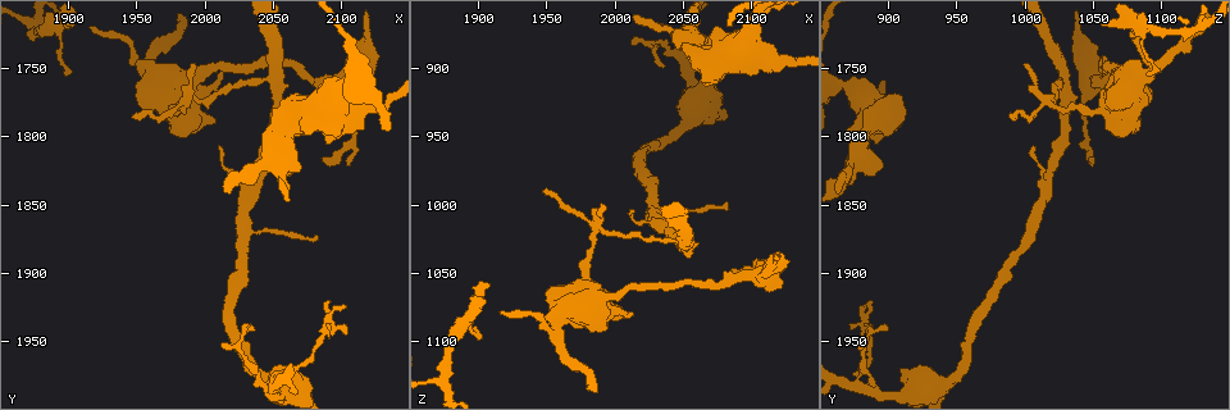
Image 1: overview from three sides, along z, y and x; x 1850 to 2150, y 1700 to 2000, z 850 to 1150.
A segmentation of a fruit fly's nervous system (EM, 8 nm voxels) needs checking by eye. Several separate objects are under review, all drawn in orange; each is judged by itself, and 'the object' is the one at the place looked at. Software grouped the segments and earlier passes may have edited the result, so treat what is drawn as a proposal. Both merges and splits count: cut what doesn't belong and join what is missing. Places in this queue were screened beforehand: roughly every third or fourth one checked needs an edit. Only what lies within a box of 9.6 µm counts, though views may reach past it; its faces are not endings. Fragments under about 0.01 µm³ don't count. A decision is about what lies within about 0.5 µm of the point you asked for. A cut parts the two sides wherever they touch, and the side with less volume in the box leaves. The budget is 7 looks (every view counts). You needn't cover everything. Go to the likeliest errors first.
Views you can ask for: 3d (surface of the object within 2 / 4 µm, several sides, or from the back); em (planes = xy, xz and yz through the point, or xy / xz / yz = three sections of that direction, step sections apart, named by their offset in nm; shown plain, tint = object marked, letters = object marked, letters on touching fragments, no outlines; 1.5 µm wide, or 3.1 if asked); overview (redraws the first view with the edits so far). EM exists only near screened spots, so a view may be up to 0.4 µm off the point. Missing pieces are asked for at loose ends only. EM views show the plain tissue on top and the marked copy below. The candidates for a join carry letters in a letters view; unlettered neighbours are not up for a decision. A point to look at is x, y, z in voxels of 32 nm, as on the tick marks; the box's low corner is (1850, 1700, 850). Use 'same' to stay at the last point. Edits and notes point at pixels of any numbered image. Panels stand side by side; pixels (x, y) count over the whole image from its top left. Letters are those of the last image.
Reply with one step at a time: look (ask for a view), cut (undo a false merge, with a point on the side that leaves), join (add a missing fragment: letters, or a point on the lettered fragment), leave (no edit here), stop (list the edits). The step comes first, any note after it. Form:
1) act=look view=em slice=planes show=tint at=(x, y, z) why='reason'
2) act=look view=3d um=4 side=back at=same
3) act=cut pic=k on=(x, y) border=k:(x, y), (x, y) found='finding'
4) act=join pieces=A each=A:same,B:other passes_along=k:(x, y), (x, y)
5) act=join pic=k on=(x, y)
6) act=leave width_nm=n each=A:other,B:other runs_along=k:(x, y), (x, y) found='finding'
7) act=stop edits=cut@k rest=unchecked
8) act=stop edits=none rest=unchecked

act=look view=em slice=xy step=4 show=tint at=(1988, 1774, 1016) why='three arms meet'

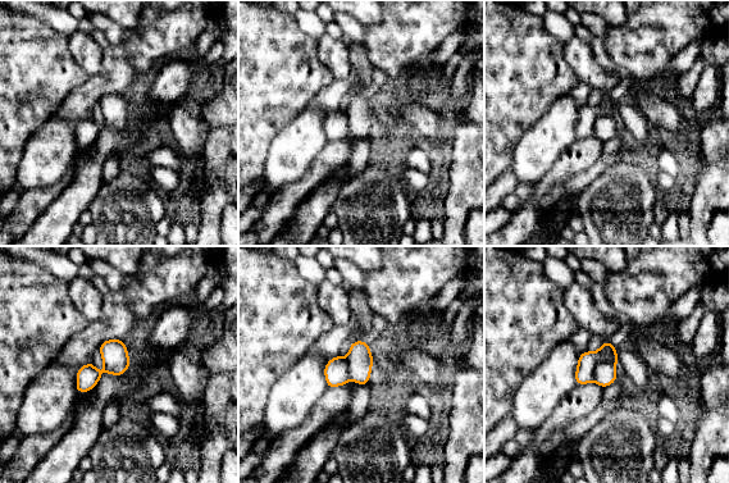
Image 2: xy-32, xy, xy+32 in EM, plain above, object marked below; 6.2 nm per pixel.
act=look view=em slice=xy step=4 show=letters at=same

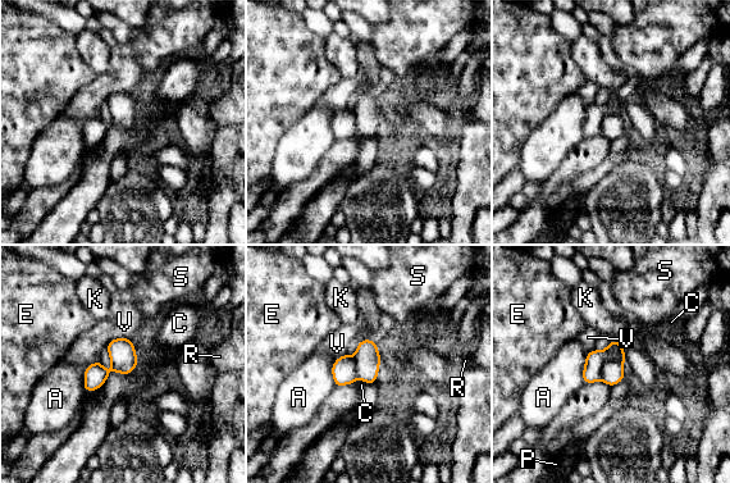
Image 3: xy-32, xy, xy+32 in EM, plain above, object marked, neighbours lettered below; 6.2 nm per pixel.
act=cut pic=3 on=(594, 360) each=A:other,C:other,E:other,K:other,P:other,R:other,S:other,V:other border=3:(623, 360), (610, 358), (601, 379) found='a second neuron is stuck on'

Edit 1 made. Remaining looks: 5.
act=look view=em slice=planes show=letters at=(2064, 1786, 912) why='an open end'

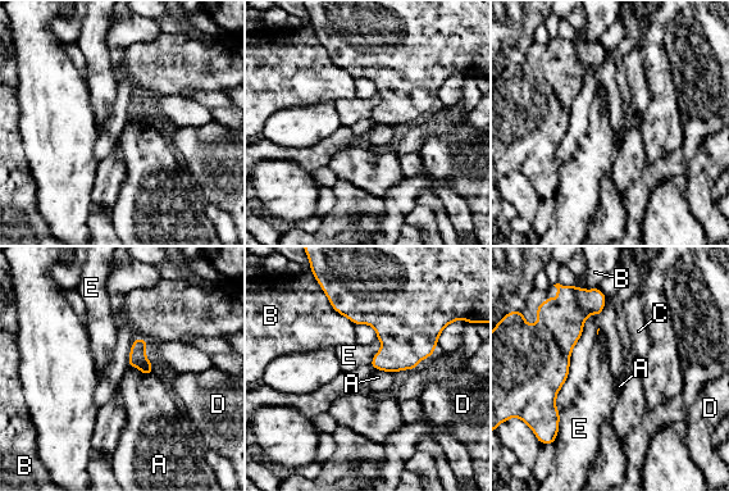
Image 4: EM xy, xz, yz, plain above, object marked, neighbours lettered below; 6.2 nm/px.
act=leave each=A:other,B:other,C:other,D:other,E:other border=4:(128, 364), (142, 373), (151, 374) found='no lettered fragment goes on from it'

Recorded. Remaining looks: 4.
act=look view=em slice=planes show=tint at=(2120, 1732, 1040) why='sudden change in width'

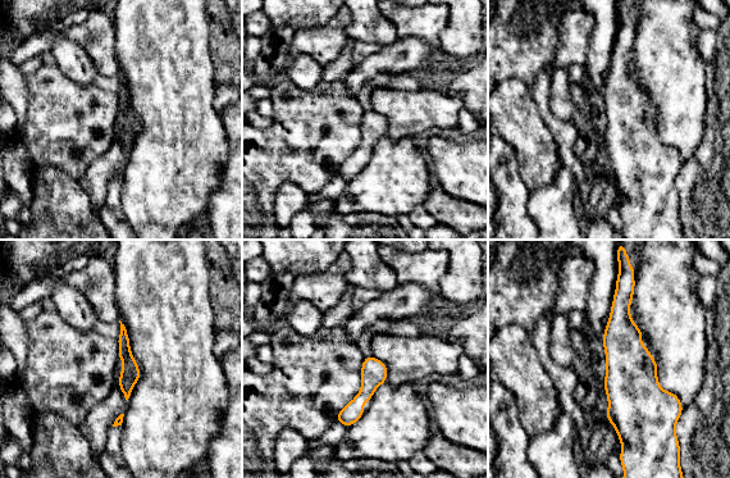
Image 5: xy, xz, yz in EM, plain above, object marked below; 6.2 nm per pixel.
act=look view=em slice=planes show=letters at=same

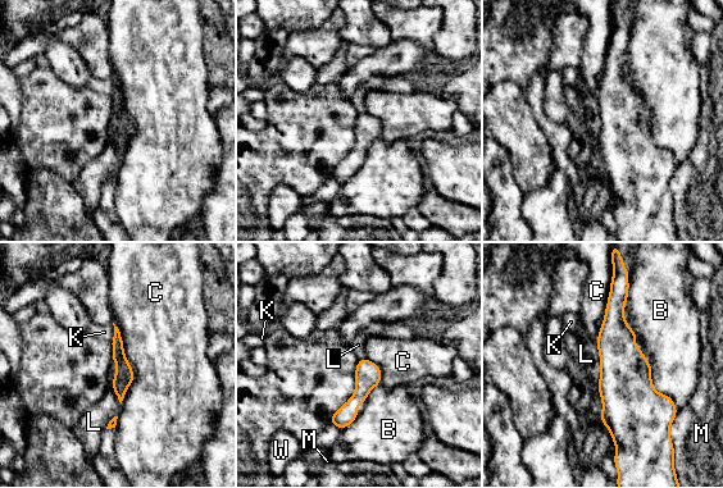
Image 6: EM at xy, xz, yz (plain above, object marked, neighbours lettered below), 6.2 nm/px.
act=leave each=B:other,C:other,K:other,L:other,M:other,W:other border=6:(646, 359), (653, 387), (678, 410) found='continuous, no second neuron'

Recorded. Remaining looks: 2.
act=stop edits=cut@3 rest=unchecked

